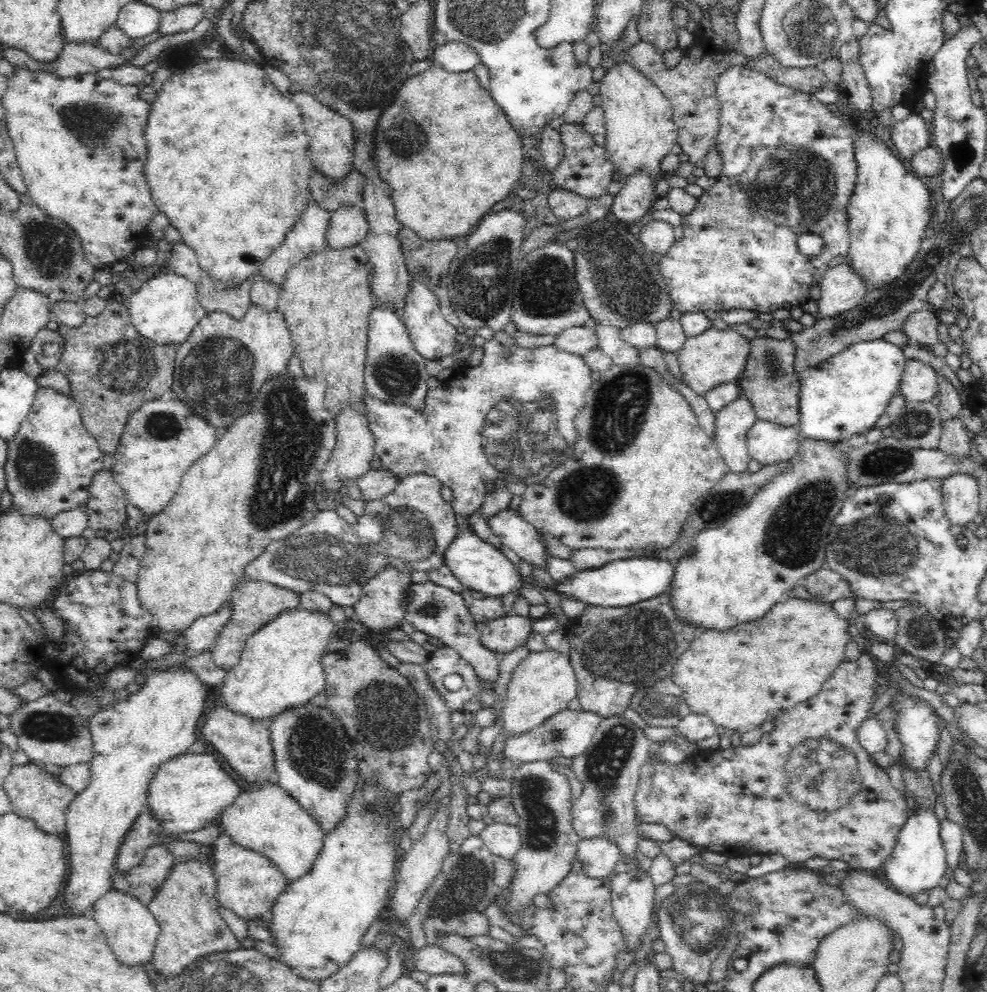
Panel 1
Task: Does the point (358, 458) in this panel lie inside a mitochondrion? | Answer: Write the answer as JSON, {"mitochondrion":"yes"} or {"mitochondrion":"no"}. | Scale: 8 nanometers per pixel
{"mitochondrion":"no"}

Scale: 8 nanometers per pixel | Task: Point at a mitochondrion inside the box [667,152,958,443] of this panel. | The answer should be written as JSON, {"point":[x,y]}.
{"point":[898,296]}

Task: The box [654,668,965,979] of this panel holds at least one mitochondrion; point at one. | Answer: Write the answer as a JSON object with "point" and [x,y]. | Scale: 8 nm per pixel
{"point":[822,773]}

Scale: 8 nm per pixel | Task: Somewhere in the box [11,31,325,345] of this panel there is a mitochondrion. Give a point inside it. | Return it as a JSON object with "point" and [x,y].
{"point":[49,247]}

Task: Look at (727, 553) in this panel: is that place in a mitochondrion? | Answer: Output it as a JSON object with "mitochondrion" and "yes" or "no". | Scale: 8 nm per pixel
{"mitochondrion":"no"}

